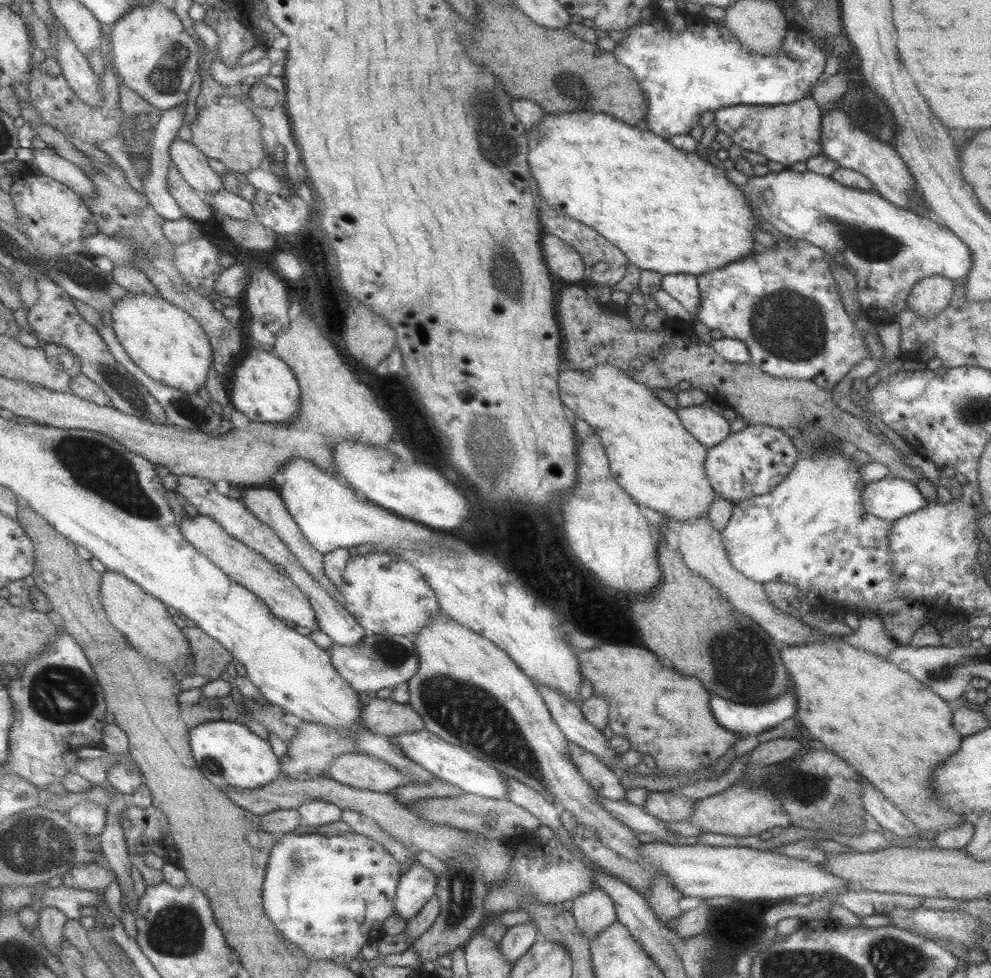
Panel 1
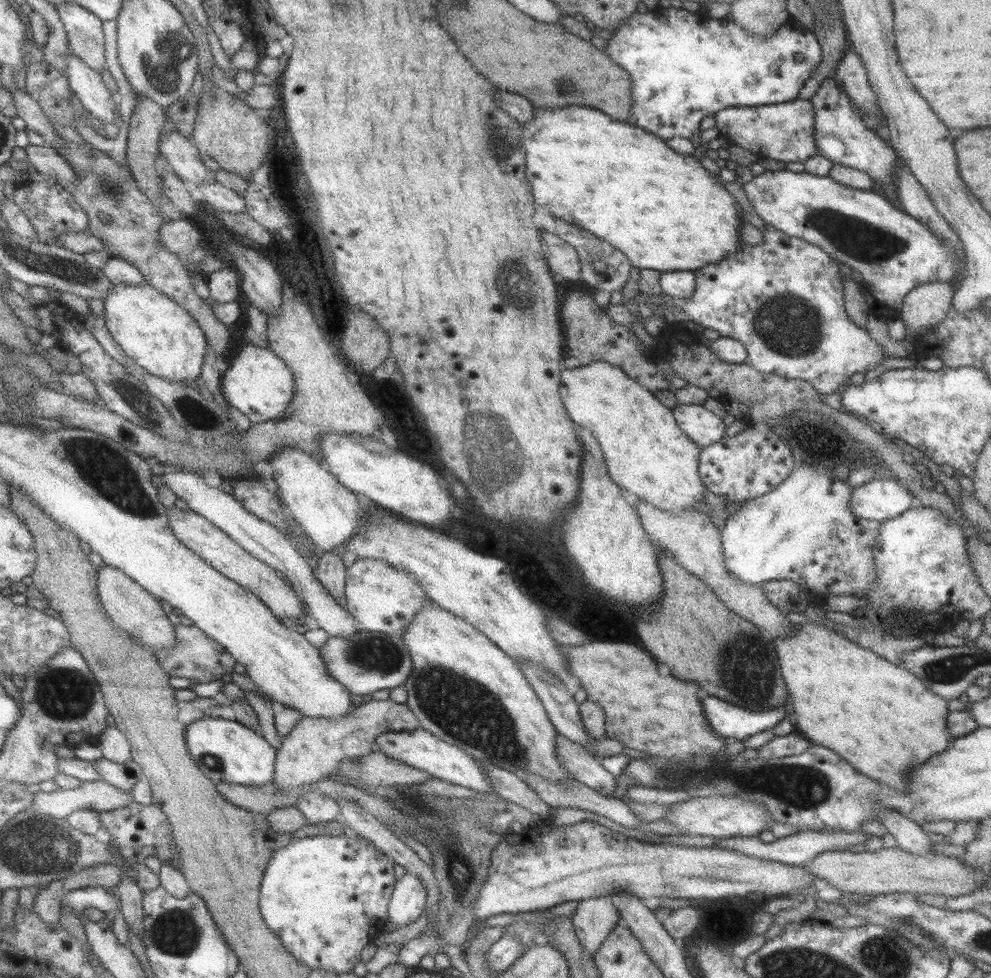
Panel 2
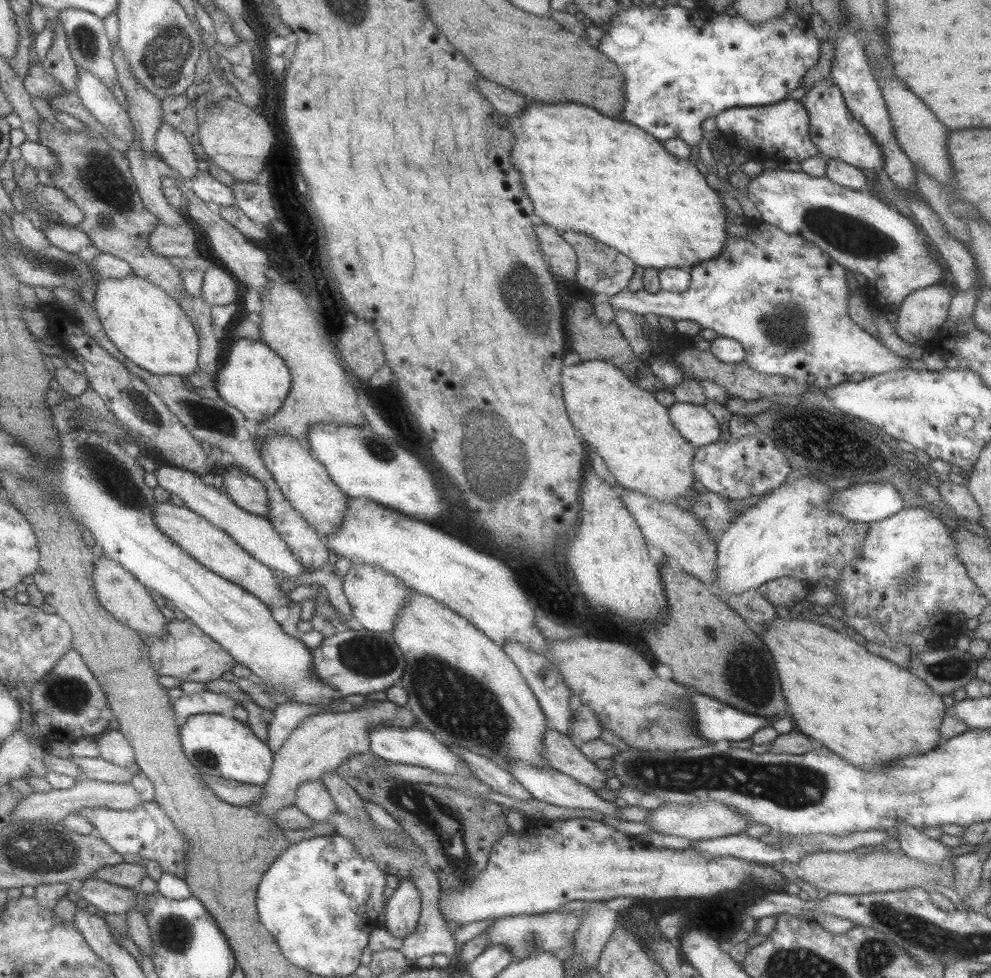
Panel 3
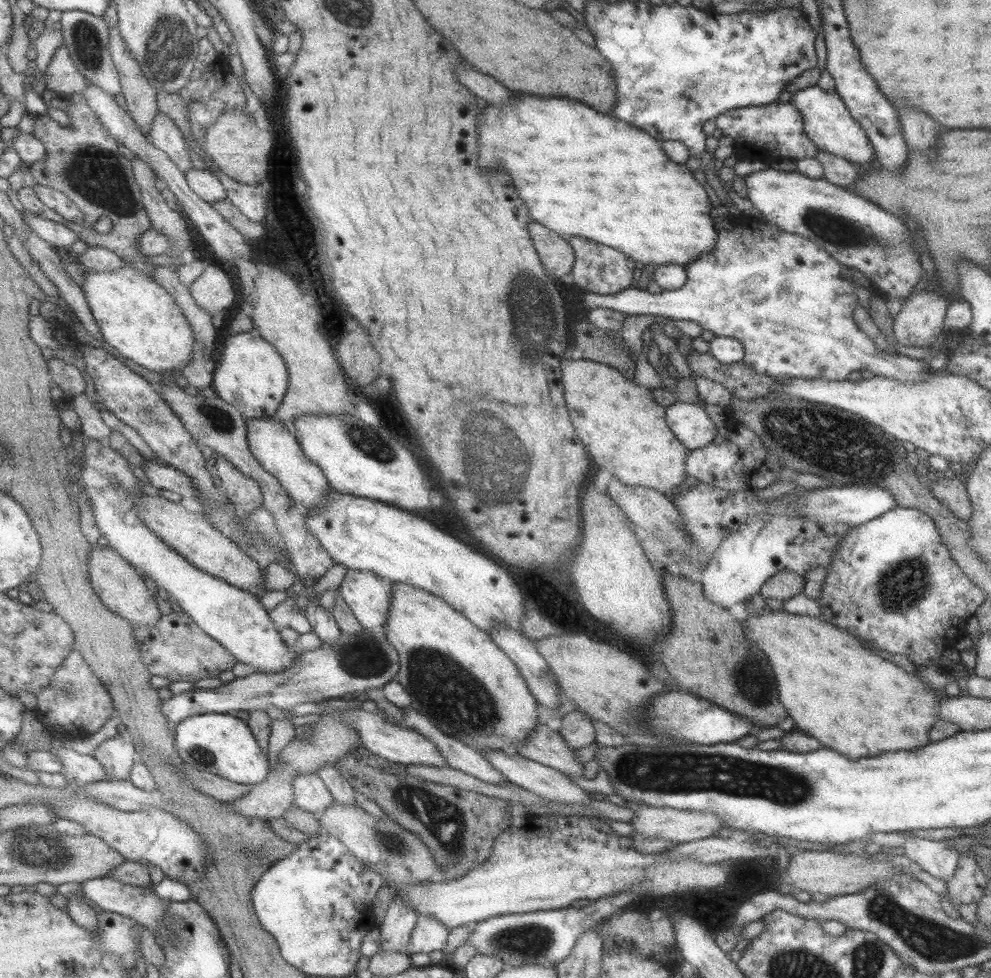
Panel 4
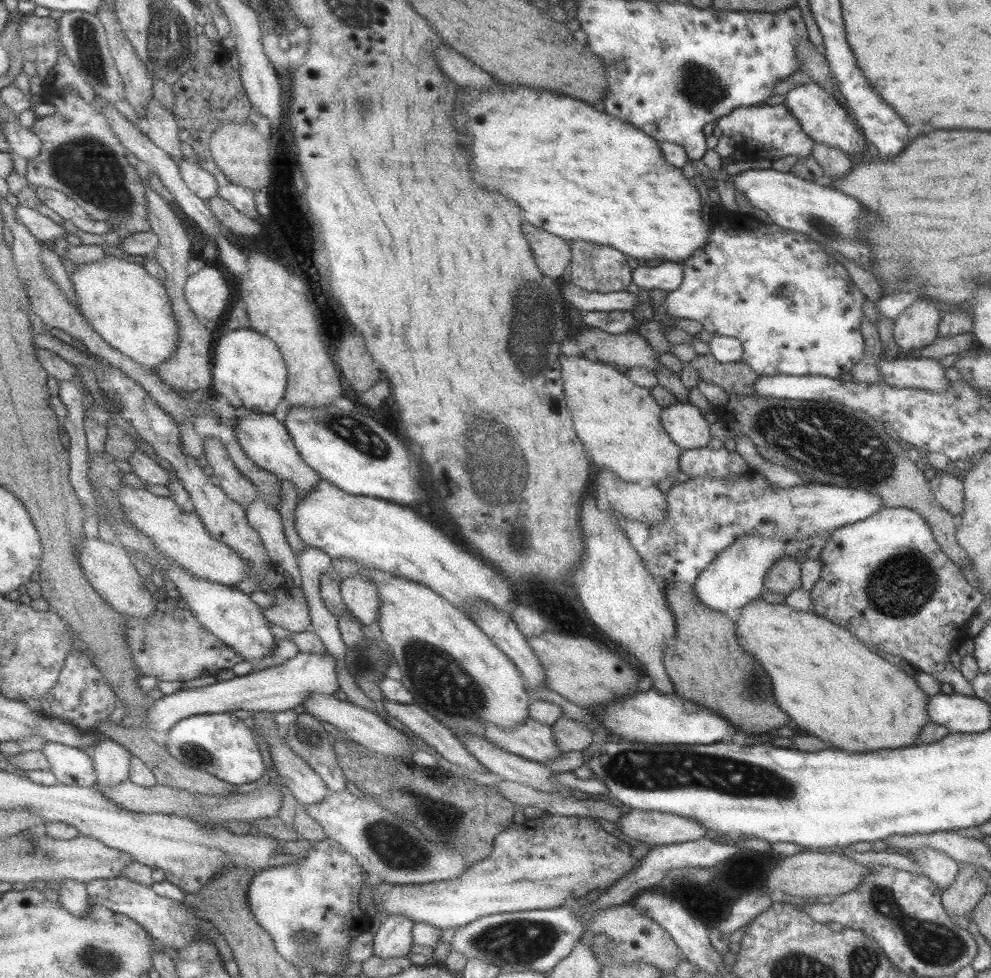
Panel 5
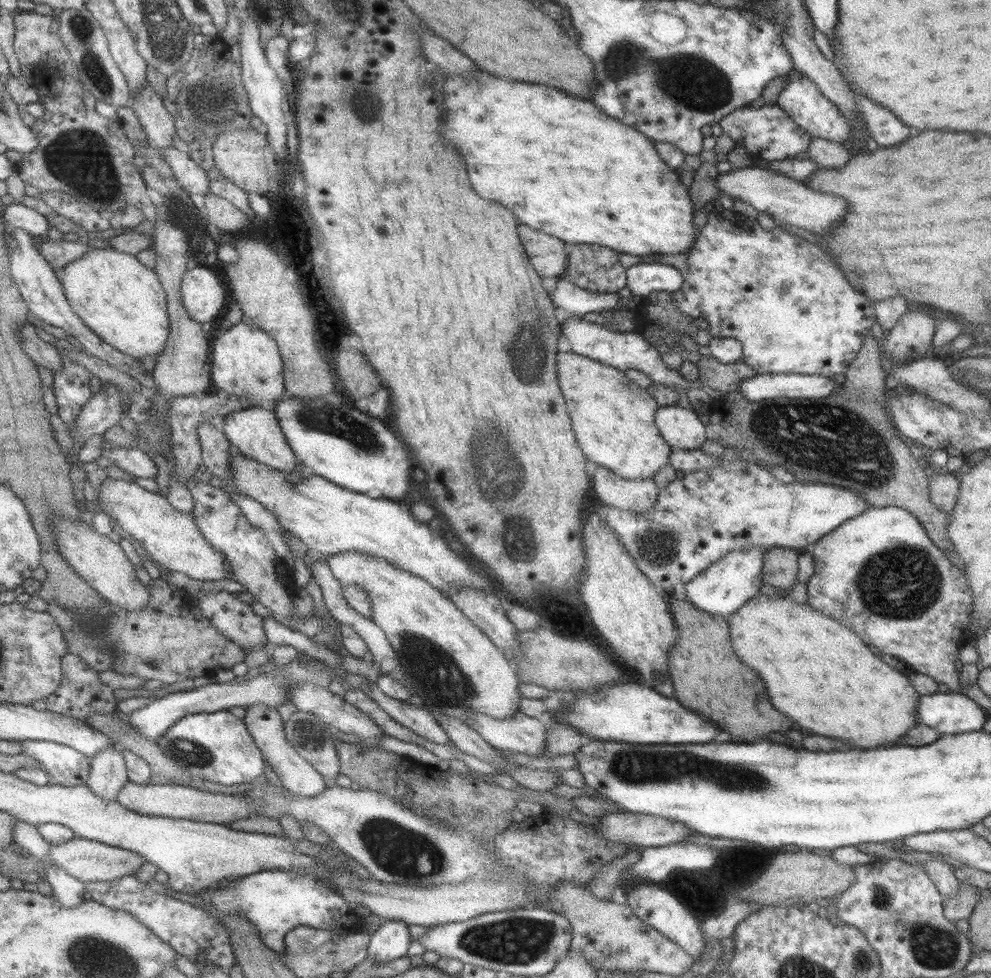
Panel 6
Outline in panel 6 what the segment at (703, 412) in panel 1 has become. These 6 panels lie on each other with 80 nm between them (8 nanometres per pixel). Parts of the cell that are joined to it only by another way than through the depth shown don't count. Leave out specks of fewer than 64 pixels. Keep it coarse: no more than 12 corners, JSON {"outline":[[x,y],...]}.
{"outline":[[657,407],[654,423],[671,449],[699,449],[704,425],[692,409]]}

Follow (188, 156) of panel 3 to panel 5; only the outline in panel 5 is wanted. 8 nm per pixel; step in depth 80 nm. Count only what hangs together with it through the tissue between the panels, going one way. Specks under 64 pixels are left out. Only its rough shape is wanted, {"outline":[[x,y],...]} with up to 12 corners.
{"outline":[[153,97],[140,129],[175,162],[183,159],[176,120]]}

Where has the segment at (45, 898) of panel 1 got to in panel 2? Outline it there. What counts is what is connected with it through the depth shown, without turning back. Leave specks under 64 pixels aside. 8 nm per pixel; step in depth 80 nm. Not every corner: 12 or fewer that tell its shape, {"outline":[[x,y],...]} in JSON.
{"outline":[[115,888],[70,890],[60,904],[76,915],[85,908],[110,915],[120,910]]}

